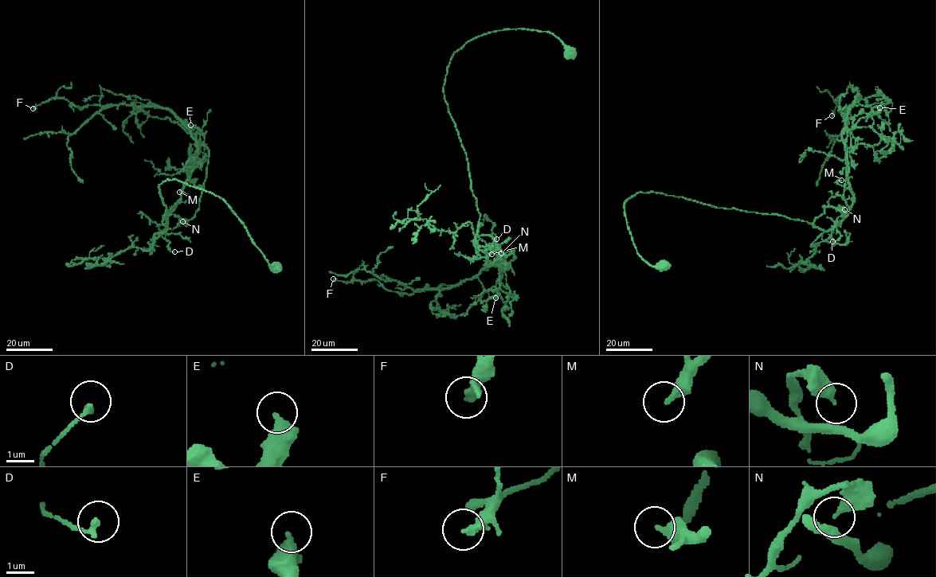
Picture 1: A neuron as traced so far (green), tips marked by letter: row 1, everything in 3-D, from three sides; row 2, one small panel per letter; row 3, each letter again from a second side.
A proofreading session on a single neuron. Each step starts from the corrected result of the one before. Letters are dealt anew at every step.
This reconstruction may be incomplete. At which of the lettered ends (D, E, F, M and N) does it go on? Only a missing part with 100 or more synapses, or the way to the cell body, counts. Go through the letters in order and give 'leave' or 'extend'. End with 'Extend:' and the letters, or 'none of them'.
D: leave
E: leave
F: leave
M: leave
N: leave
Extend: none of them

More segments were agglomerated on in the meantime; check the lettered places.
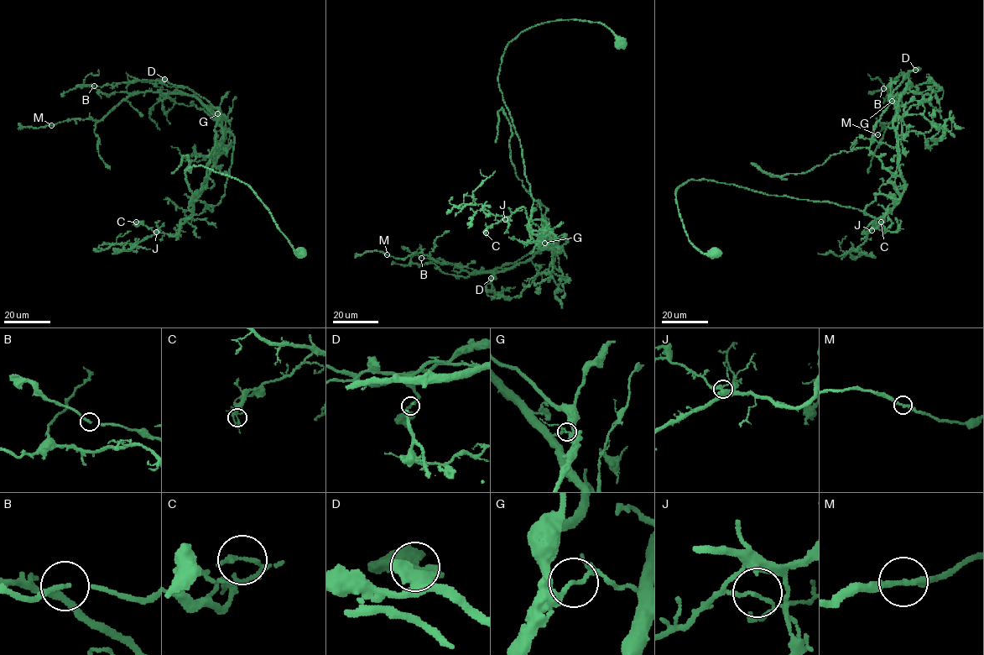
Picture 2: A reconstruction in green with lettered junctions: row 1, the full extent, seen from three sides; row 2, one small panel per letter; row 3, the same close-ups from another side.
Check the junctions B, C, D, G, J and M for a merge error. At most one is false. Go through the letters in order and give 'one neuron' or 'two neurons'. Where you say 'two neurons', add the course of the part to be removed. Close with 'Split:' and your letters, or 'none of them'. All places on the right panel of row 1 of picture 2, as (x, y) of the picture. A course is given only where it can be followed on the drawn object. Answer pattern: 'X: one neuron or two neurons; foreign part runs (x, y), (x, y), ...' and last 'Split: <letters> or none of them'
B: one neuron
C: one neuron
D: one neuron
G: two neurons; foreign part runs (892, 102), (876, 123), (869, 147), (840, 151), (804, 173), (781, 176), (753, 164), (787, 179)
J: one neuron
M: one neuron
Split: G

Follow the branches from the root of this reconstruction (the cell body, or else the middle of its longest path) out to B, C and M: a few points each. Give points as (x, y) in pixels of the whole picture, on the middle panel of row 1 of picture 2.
B: (620, 43), (598, 22), (549, 21), (503, 55), (528, 227), (541, 248), (553, 243), (482, 273), (420, 257)
C: (620, 43), (603, 24), (573, 19), (509, 43), (497, 81), (533, 203), (528, 219), (518, 208), (486, 233)
M: (620, 43), (598, 22), (549, 21), (503, 55), (528, 227), (541, 248), (553, 243), (473, 274), (387, 254)

